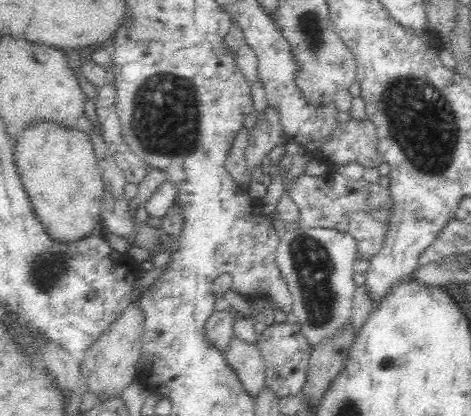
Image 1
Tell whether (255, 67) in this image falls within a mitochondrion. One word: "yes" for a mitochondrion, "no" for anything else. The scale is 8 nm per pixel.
no

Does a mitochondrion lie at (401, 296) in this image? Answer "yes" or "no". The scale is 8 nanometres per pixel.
no

